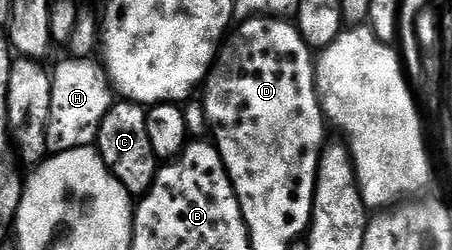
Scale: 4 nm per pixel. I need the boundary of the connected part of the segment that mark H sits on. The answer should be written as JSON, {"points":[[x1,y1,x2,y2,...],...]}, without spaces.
{"points":[[67,57,51,73,49,121,46,123,48,154,92,146,97,140,100,121,115,102,115,91,106,68,94,58]]}

